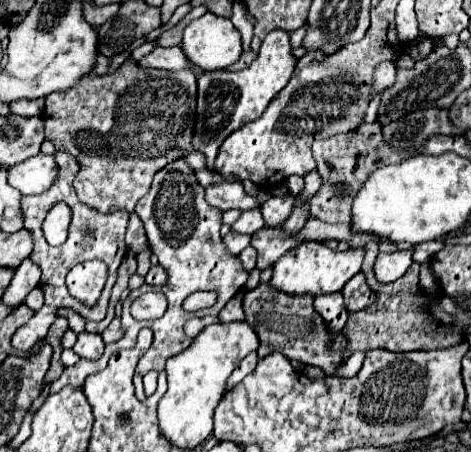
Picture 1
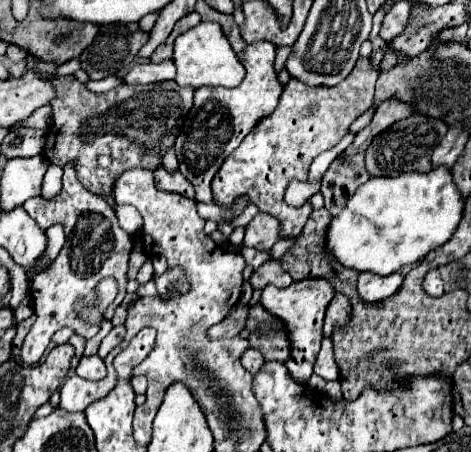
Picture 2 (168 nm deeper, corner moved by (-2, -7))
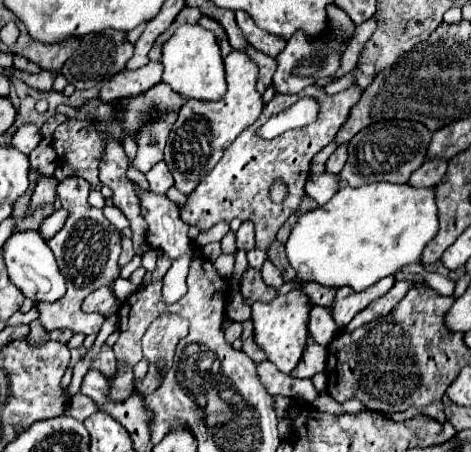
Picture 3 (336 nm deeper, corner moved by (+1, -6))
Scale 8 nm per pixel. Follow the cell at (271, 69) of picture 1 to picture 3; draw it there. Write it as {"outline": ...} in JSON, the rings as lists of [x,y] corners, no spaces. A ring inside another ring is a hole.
{"outline":[[[231,51],[231,55],[225,59],[225,79],[225,97],[215,103],[197,103],[197,99],[187,101],[181,107],[179,119],[167,139],[163,161],[175,177],[175,187],[185,195],[189,195],[199,185],[203,175],[207,175],[217,165],[225,147],[229,147],[235,137],[261,115],[263,99],[255,89],[257,67],[251,63],[251,59],[247,59],[247,55],[243,55],[243,51]]]}

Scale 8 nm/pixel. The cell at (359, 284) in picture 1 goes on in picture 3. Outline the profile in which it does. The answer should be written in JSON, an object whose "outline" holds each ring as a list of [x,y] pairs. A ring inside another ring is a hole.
{"outline":[[[315,305],[311,309],[311,313],[309,313],[309,333],[323,347],[327,347],[331,343],[331,339],[337,335],[335,321],[331,319],[327,307]]]}

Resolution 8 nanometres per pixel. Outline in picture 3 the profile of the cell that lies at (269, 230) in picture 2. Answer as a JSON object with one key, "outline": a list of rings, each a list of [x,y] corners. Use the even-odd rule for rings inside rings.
{"outline":[[[243,221],[241,227],[237,229],[235,237],[237,237],[237,249],[251,251],[251,249],[255,247],[255,231],[253,231],[253,223]]]}

